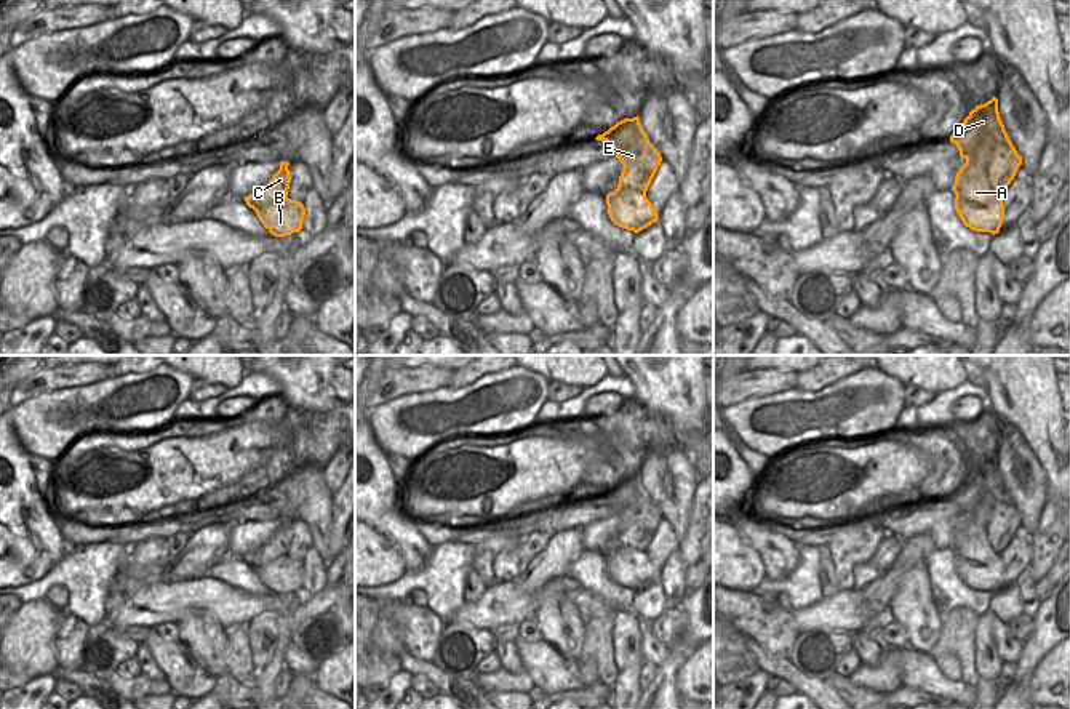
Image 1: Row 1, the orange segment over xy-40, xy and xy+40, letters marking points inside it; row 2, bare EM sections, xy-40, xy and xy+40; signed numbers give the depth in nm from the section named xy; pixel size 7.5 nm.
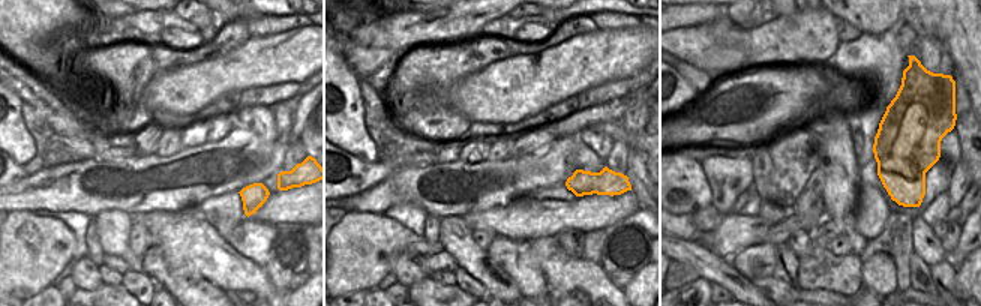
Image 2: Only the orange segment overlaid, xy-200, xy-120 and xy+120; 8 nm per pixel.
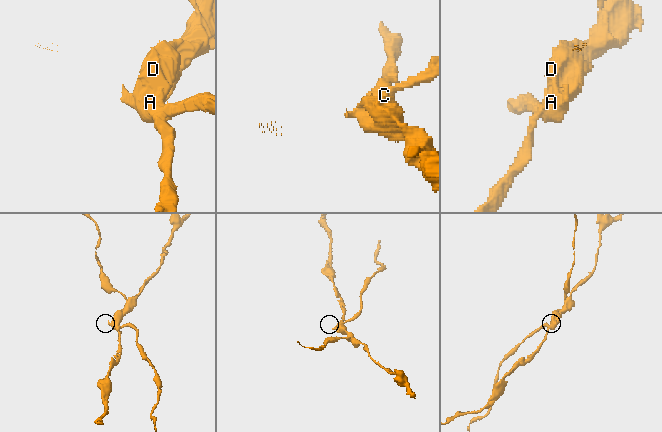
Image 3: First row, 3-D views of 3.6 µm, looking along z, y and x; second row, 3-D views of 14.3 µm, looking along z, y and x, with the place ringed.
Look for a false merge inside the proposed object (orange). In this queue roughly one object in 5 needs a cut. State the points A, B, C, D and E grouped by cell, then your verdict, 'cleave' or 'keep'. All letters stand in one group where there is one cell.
A C D E / B | cleave

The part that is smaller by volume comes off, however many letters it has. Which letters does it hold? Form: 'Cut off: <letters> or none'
Cut off: B

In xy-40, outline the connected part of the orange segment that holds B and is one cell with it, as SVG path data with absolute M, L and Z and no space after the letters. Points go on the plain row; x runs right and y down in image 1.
M285 555L258 568L256 573L272 594L285 595L302 587L305 567L301 560Z

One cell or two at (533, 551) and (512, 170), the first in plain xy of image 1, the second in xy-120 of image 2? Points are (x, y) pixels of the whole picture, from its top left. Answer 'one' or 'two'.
two

